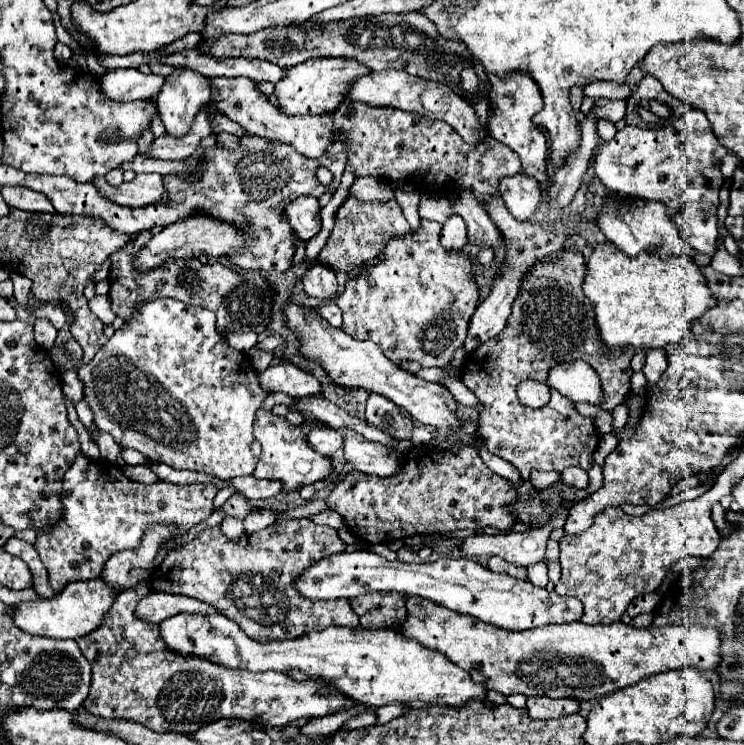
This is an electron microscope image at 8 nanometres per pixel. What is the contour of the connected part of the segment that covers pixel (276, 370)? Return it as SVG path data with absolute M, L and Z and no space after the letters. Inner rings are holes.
M294 364L268 366L264 372L260 372L260 382L262 390L284 392L292 398L302 398L320 392L320 382Z

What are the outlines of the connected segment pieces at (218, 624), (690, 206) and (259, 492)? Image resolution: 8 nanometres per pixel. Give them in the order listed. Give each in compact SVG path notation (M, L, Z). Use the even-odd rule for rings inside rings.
M176 614L160 622L160 636L170 650L182 656L206 658L208 662L226 668L244 668L252 672L290 672L300 670L312 678L324 678L338 686L352 702L372 708L392 702L432 702L444 706L462 706L466 700L484 700L486 688L474 684L470 674L452 664L446 656L426 650L414 640L386 628L342 630L342 626L328 626L322 632L310 632L306 638L292 638L286 642L254 642L242 628L222 616Z
M688 110L670 128L642 130L638 126L626 126L618 130L610 142L598 146L594 156L594 172L602 184L614 192L664 202L688 246L712 256L718 238L716 196L719 188L706 178L706 148L716 146L722 148L716 142L706 114L702 110ZM708 196L714 200L702 200Z
M244 476L244 478L232 478L230 480L236 490L240 490L246 498L250 500L260 500L260 498L272 498L282 490L282 482L274 480L260 480L254 476Z

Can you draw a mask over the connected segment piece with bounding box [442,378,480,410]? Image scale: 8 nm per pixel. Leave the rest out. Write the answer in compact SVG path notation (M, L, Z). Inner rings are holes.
M444 380L442 382L450 392L454 392L454 398L458 400L458 402L462 402L464 406L470 406L470 408L480 408L480 402L478 402L478 398L460 382L460 380Z

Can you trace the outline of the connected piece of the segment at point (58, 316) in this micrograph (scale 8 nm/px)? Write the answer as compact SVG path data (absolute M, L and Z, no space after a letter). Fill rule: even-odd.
M44 304L44 306L38 308L34 314L36 314L38 318L48 318L50 322L54 322L54 327L57 330L62 329L68 321L66 309L58 304Z

